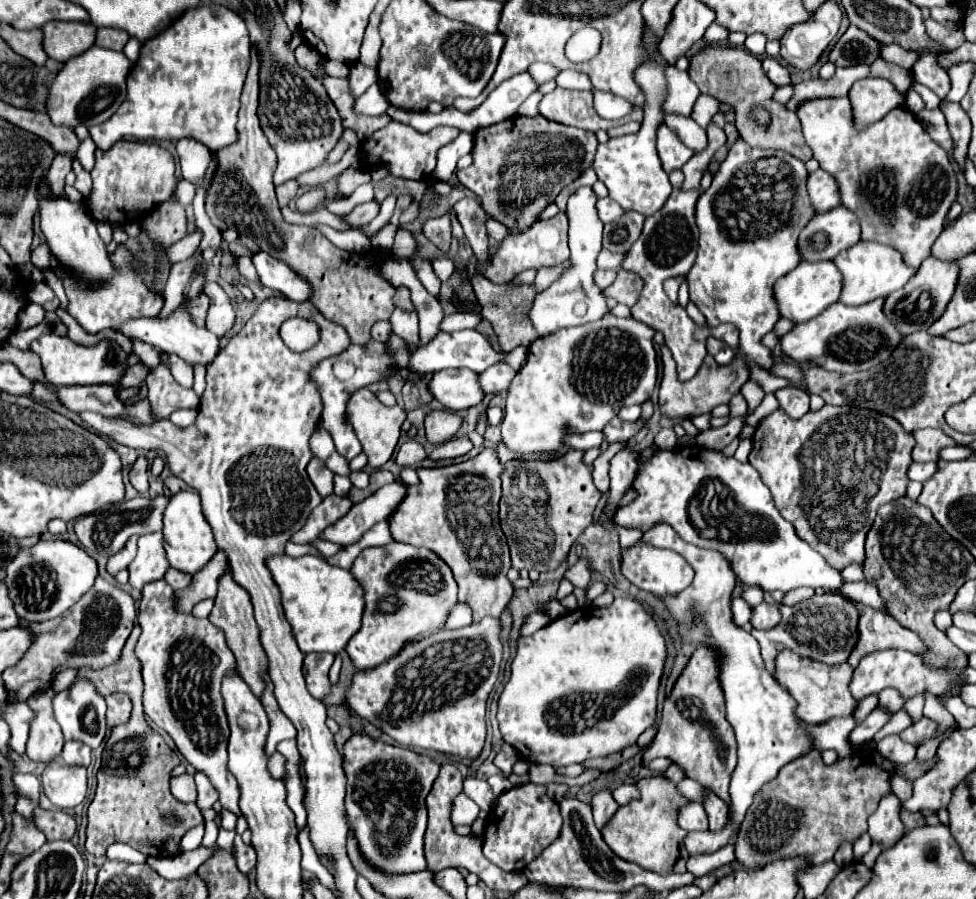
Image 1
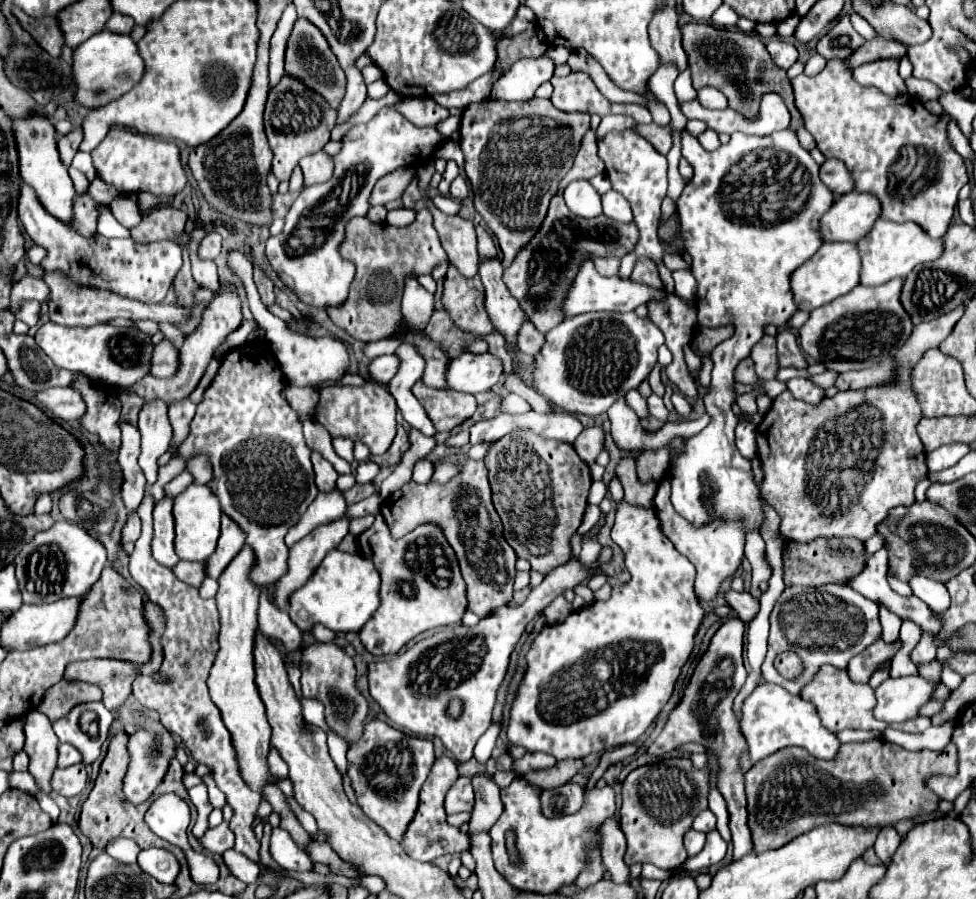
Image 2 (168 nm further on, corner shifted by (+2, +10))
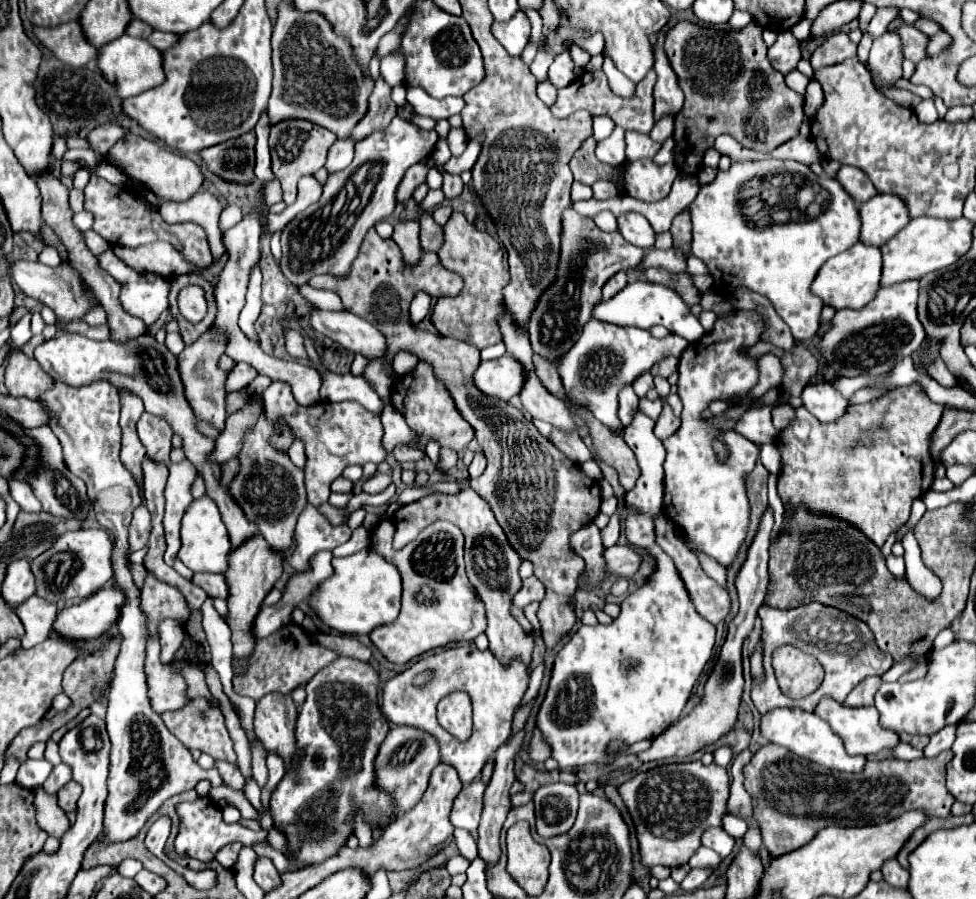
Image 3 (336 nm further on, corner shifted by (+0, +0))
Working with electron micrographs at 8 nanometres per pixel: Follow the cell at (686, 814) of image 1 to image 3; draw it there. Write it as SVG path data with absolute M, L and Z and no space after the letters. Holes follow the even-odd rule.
M723 828L705 830L701 840L703 840L703 846L715 850L721 858L727 858L733 852L733 848L735 848L735 838L729 836Z

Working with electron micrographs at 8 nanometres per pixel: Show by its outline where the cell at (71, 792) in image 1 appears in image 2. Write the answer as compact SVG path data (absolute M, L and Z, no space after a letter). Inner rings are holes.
M75 764L69 768L55 768L51 776L51 788L65 798L81 794L85 784L87 784L87 772L83 764Z

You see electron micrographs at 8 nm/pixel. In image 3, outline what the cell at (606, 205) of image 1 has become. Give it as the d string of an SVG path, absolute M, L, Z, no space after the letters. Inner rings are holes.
M625 214L619 216L619 232L623 234L623 238L639 248L653 248L655 244L655 230L651 228L649 220L641 214Z

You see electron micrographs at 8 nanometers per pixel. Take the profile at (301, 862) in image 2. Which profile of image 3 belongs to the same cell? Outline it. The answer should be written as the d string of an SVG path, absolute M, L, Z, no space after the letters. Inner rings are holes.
M199 798L195 802L183 802L183 804L177 806L177 814L179 814L181 824L179 824L179 832L177 832L177 838L175 838L175 852L181 854L181 856L197 858L201 862L211 862L215 858L215 854L231 842L243 842L245 846L253 846L255 842L267 840L265 830L253 832L253 830L241 826L239 822L237 824L225 824L221 810L209 798Z

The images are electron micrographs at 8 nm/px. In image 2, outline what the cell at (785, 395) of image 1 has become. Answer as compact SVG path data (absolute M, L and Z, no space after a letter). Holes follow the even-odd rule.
M805 378L787 380L787 390L793 394L793 398L803 400L803 402L819 402L819 400L823 400L823 388L813 386Z

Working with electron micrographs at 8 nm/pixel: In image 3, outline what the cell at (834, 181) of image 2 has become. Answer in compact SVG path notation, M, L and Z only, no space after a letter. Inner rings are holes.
M843 166L837 174L837 180L841 180L841 184L845 184L845 190L859 202L867 202L869 198L877 196L877 188L873 186L873 182L869 180L869 176L857 168L857 166Z

